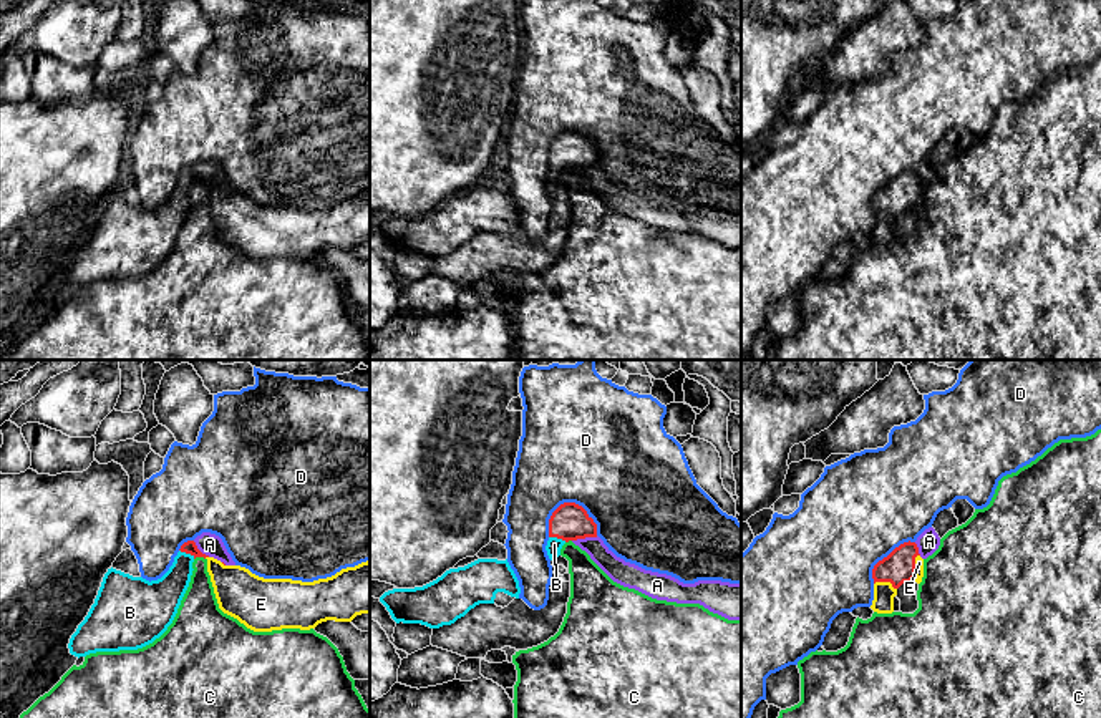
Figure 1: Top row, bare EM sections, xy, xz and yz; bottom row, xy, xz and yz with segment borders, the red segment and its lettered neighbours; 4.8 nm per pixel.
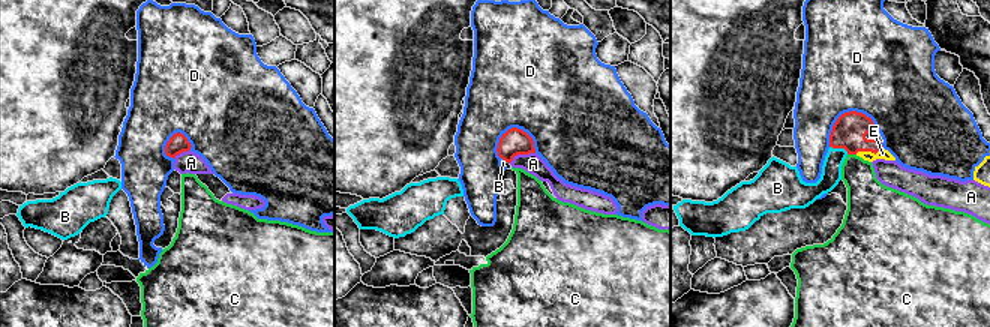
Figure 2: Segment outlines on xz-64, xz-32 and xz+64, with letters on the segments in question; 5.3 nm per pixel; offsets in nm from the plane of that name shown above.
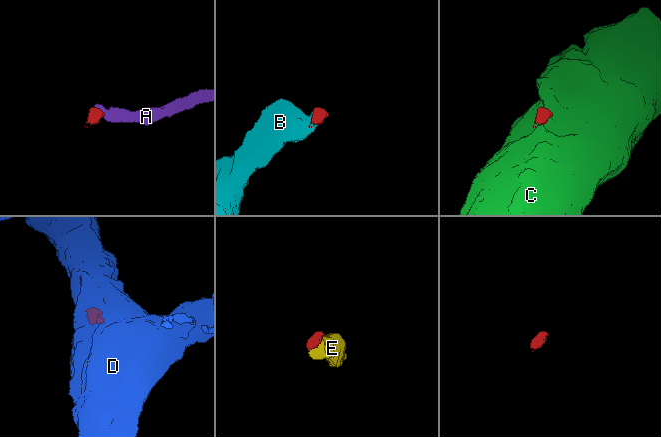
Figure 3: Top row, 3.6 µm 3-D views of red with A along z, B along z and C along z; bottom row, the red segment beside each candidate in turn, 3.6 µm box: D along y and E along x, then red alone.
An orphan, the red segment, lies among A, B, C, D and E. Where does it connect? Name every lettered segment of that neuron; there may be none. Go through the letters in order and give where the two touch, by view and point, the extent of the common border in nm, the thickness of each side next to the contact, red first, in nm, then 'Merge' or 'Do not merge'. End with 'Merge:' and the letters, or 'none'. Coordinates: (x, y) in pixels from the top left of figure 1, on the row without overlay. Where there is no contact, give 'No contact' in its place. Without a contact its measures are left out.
A: Touches red at xz (584, 166). Shared border 130 nm. Thickness 180 nm (red) against 120 nm. Do not merge
B: Touches red at xy (188, 181). Shared border 90 nm. Thickness 60 nm (red) against 180 nm. Merge
C: Touches red at xy (199, 184). Shared border 60 nm. Thickness 60 nm (red) against 180 nm. Do not merge
D: Touches red at xz (577, 133). Shared border 260 nm. Thickness 180 nm (red) against 500 nm. Do not merge
E: Touches red at yz (914, 196). Shared border 130 nm. Thickness 160 nm (red) against 50 nm. Merge
Merge: B, E

